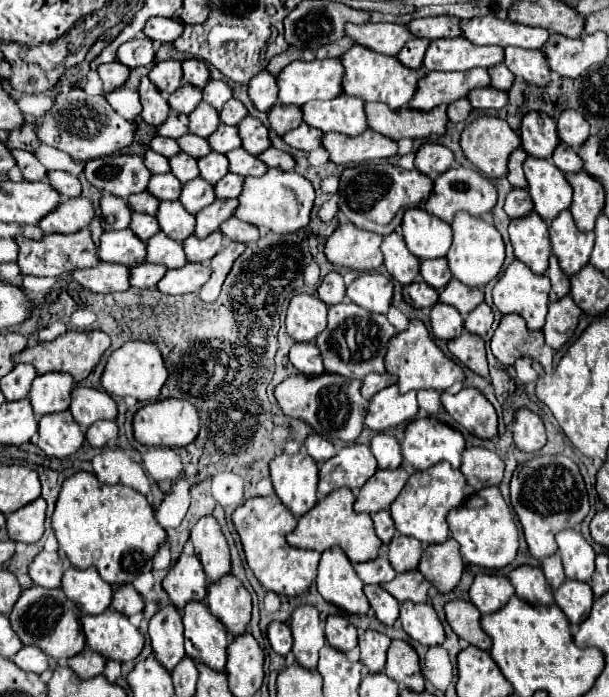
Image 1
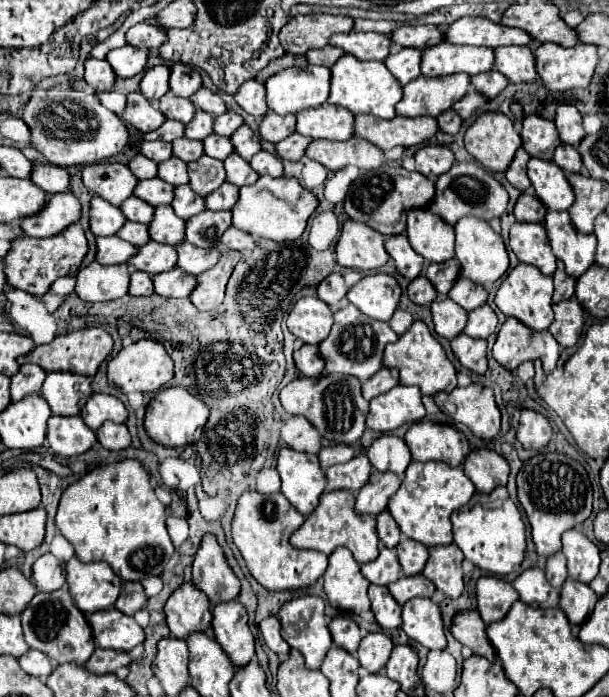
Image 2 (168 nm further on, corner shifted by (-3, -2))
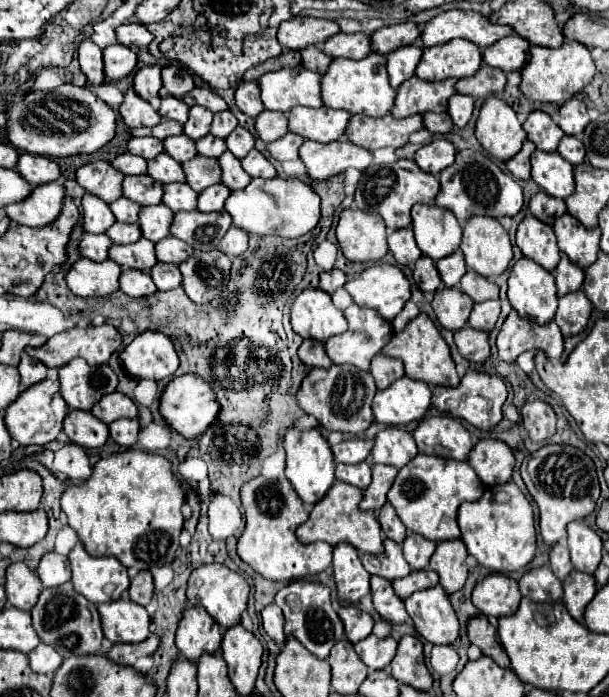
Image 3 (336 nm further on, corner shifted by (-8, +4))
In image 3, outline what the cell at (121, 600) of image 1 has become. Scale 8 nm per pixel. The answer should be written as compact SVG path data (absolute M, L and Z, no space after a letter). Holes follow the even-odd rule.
M142 570L130 580L128 594L130 594L132 602L136 602L140 606L148 606L152 600L152 592L154 592L154 586L152 586L152 574L150 572Z

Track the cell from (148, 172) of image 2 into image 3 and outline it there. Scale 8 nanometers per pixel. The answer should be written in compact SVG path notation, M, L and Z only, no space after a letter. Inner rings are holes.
M130 152L120 154L118 158L114 158L112 166L122 170L124 174L146 174L146 160L140 158L140 156L134 156Z

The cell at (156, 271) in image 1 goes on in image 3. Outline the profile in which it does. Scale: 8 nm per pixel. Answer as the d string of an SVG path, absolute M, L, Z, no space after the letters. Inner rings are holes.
M124 270L120 276L120 290L128 296L150 296L156 292L156 286L148 272L142 270Z

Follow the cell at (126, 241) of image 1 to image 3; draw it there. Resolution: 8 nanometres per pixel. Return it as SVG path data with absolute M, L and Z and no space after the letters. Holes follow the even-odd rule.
M84 234L80 240L80 254L94 262L102 262L108 258L110 246L112 246L112 242L110 242L110 238L106 238L106 234L96 234L96 236Z

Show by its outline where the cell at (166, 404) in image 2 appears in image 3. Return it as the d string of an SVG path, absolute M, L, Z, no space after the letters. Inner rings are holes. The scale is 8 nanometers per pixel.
M196 374L176 376L174 380L170 380L166 390L162 392L160 414L168 422L168 426L172 430L176 430L178 434L182 434L184 438L198 438L214 422L214 418L216 418L216 414L220 410L220 406L218 406L218 402L214 398L216 396L214 396L210 384L204 382L200 376L196 376Z

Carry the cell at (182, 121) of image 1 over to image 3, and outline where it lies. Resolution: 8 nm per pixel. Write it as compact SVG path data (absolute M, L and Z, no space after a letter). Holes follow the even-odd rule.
M162 120L158 126L152 128L152 136L160 138L160 140L174 136L174 134L182 134L182 124L174 122L174 120Z

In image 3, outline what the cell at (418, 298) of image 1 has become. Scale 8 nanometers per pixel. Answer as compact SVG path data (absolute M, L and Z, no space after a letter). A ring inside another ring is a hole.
M422 256L418 262L416 262L416 268L414 268L414 282L418 284L418 288L424 292L424 294L434 294L442 280L438 276L438 270L436 270L436 264L434 260L430 260L428 256Z

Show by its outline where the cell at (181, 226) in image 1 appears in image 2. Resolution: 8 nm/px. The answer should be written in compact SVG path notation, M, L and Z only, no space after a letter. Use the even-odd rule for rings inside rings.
M169 206L155 208L153 220L149 222L149 236L155 242L175 246L185 238L185 220L177 218Z

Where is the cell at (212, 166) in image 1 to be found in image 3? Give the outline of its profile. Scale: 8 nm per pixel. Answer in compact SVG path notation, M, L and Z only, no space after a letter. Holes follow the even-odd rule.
M196 156L182 164L186 172L186 182L192 186L192 190L202 192L212 184L218 184L222 178L222 168L218 166L218 158L202 158Z

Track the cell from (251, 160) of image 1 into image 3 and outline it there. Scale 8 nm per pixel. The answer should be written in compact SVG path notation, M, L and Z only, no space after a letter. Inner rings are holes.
M224 152L218 160L222 166L222 184L226 184L230 190L240 190L248 186L252 178L250 174L246 174L246 170L242 170L242 164L238 158L234 158L234 154Z

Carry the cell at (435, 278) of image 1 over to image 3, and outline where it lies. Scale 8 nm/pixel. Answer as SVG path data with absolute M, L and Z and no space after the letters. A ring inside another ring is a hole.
M456 250L454 254L438 260L436 268L440 272L443 284L446 284L446 287L454 287L456 284L459 284L460 278L466 274L464 254L460 250Z

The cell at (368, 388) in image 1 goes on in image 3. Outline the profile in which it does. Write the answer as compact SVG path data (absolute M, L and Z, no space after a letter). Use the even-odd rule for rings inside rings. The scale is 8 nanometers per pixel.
M378 354L378 358L372 360L370 374L374 376L378 390L384 390L394 380L404 376L404 366L402 366L402 360L398 360L398 358L388 358L384 354Z

